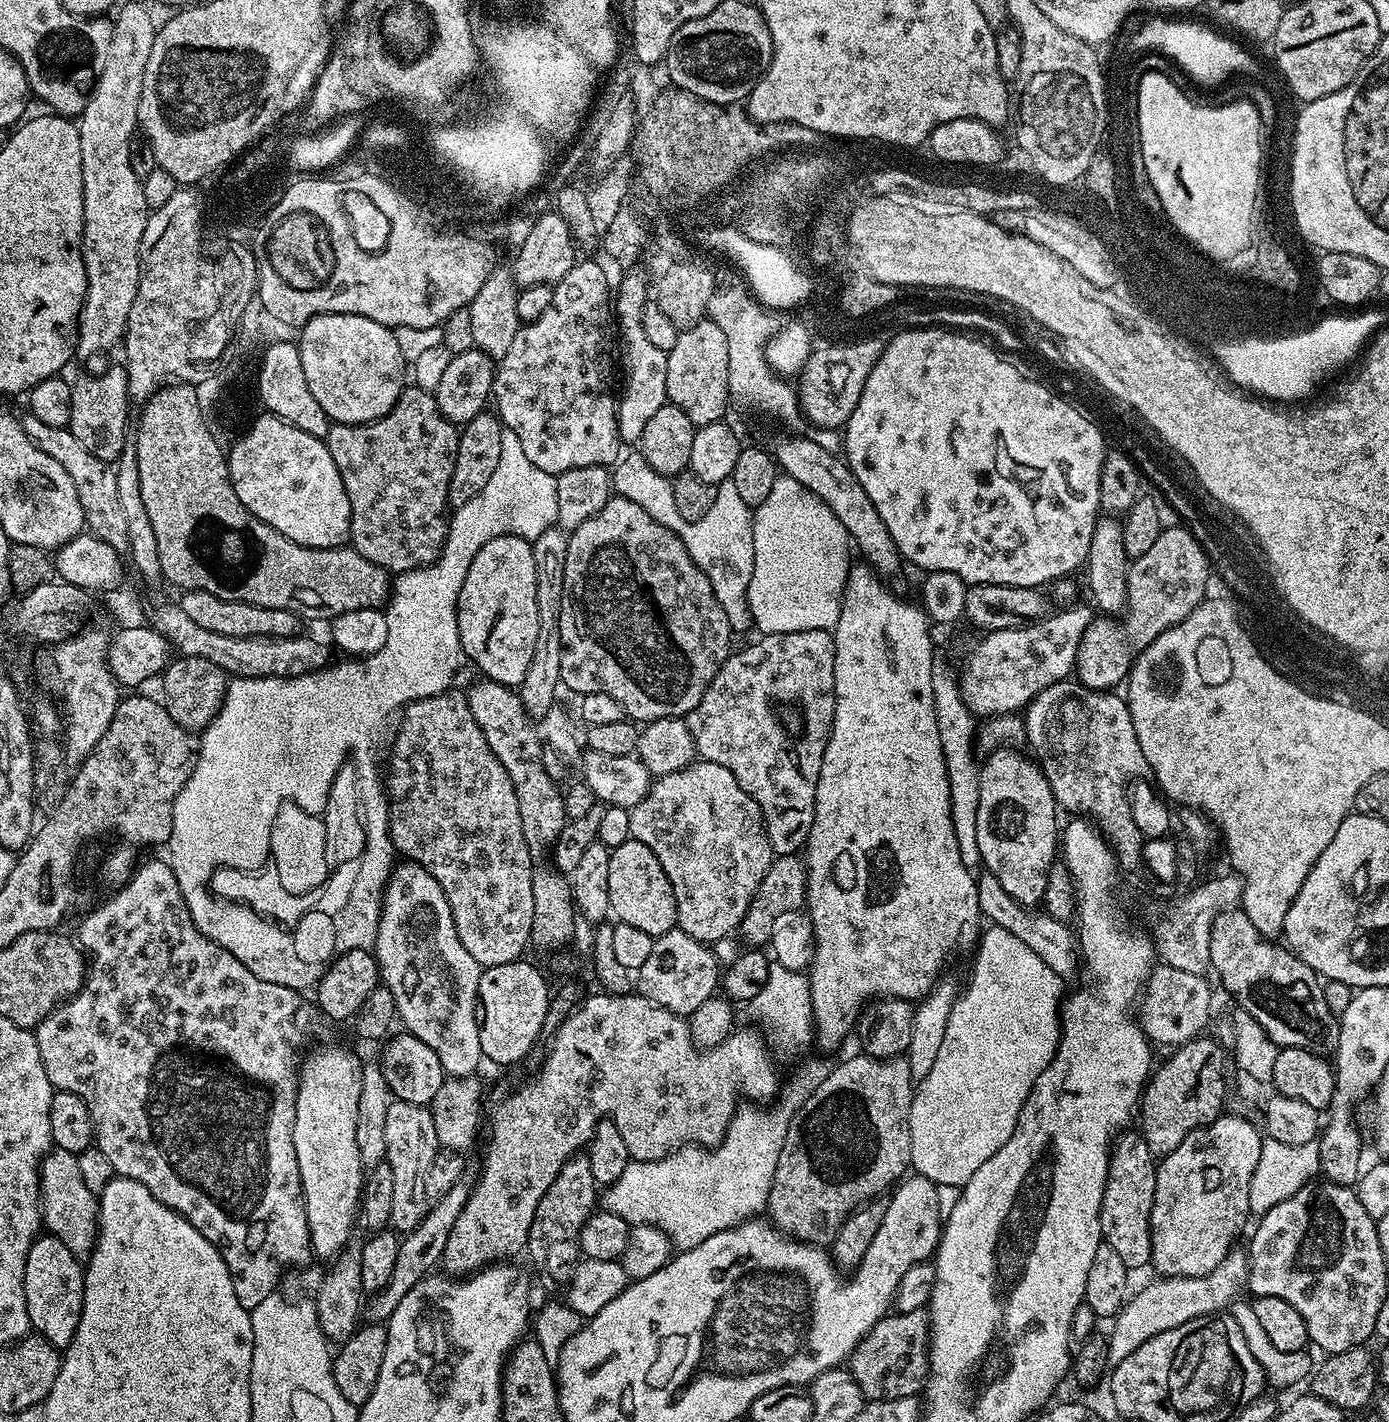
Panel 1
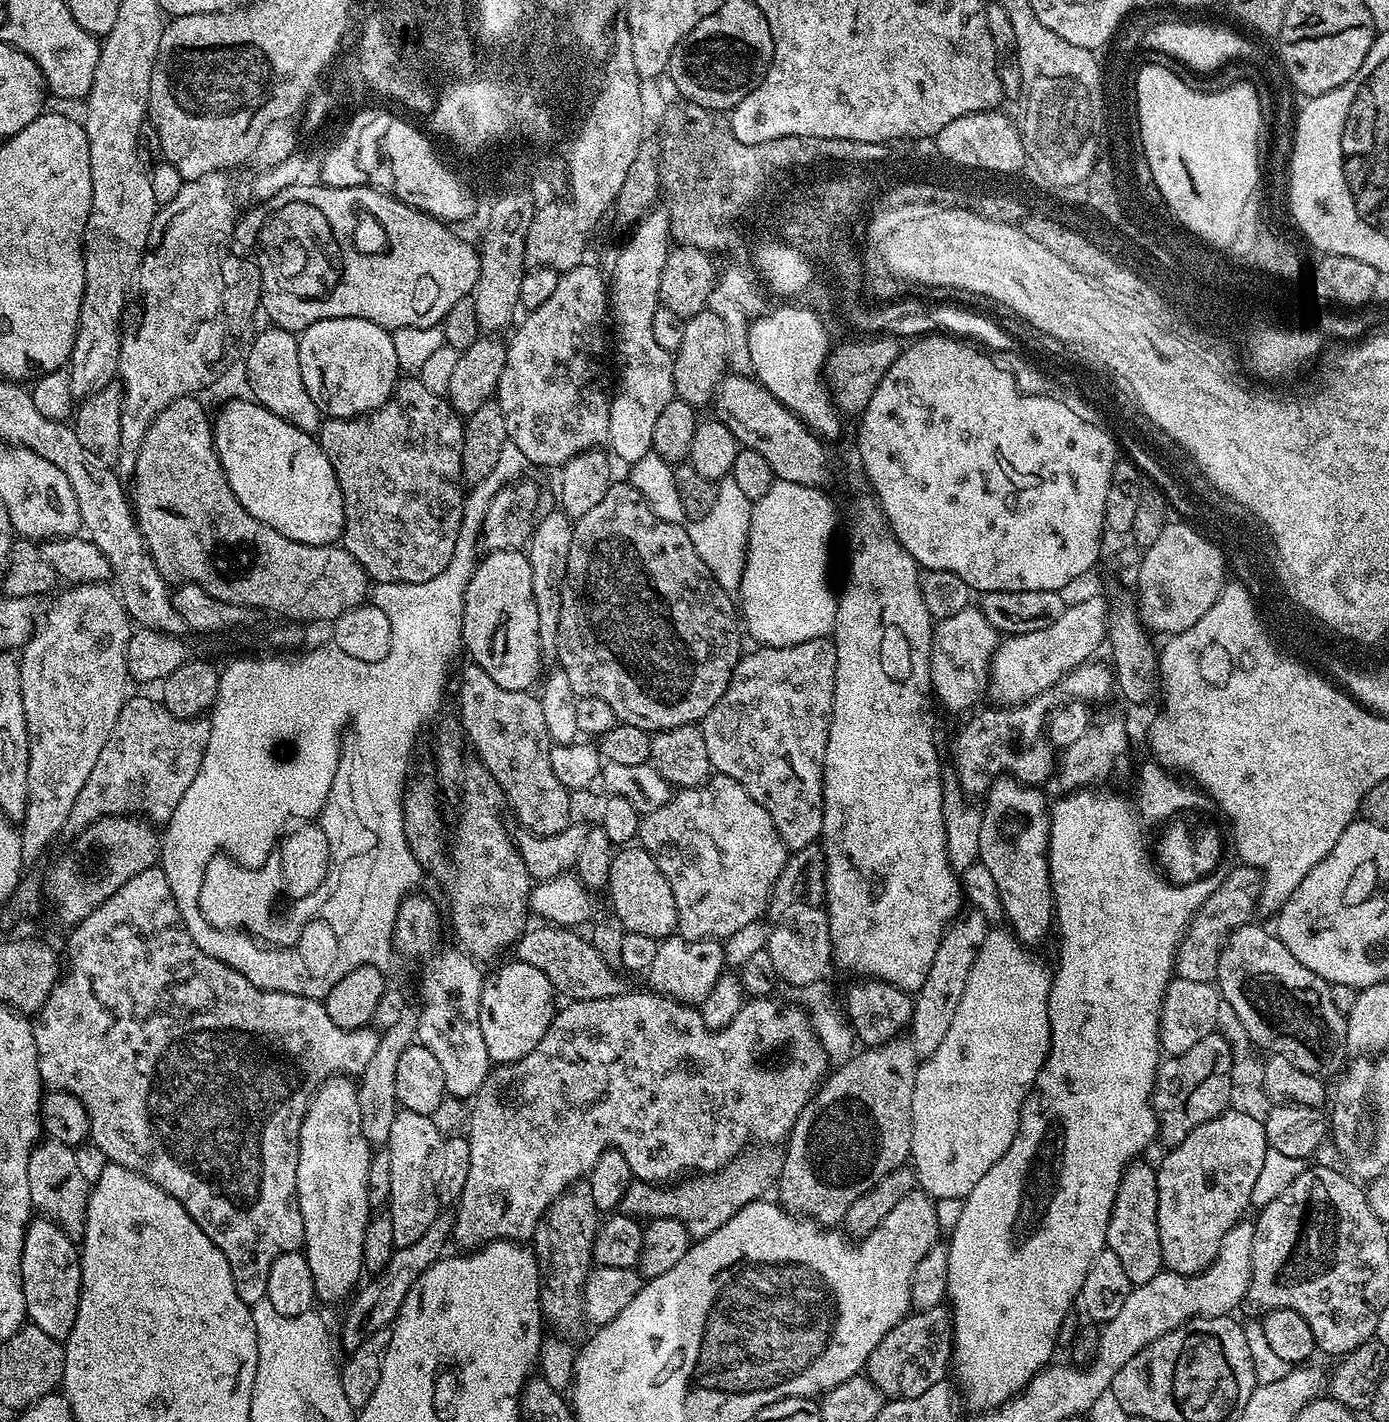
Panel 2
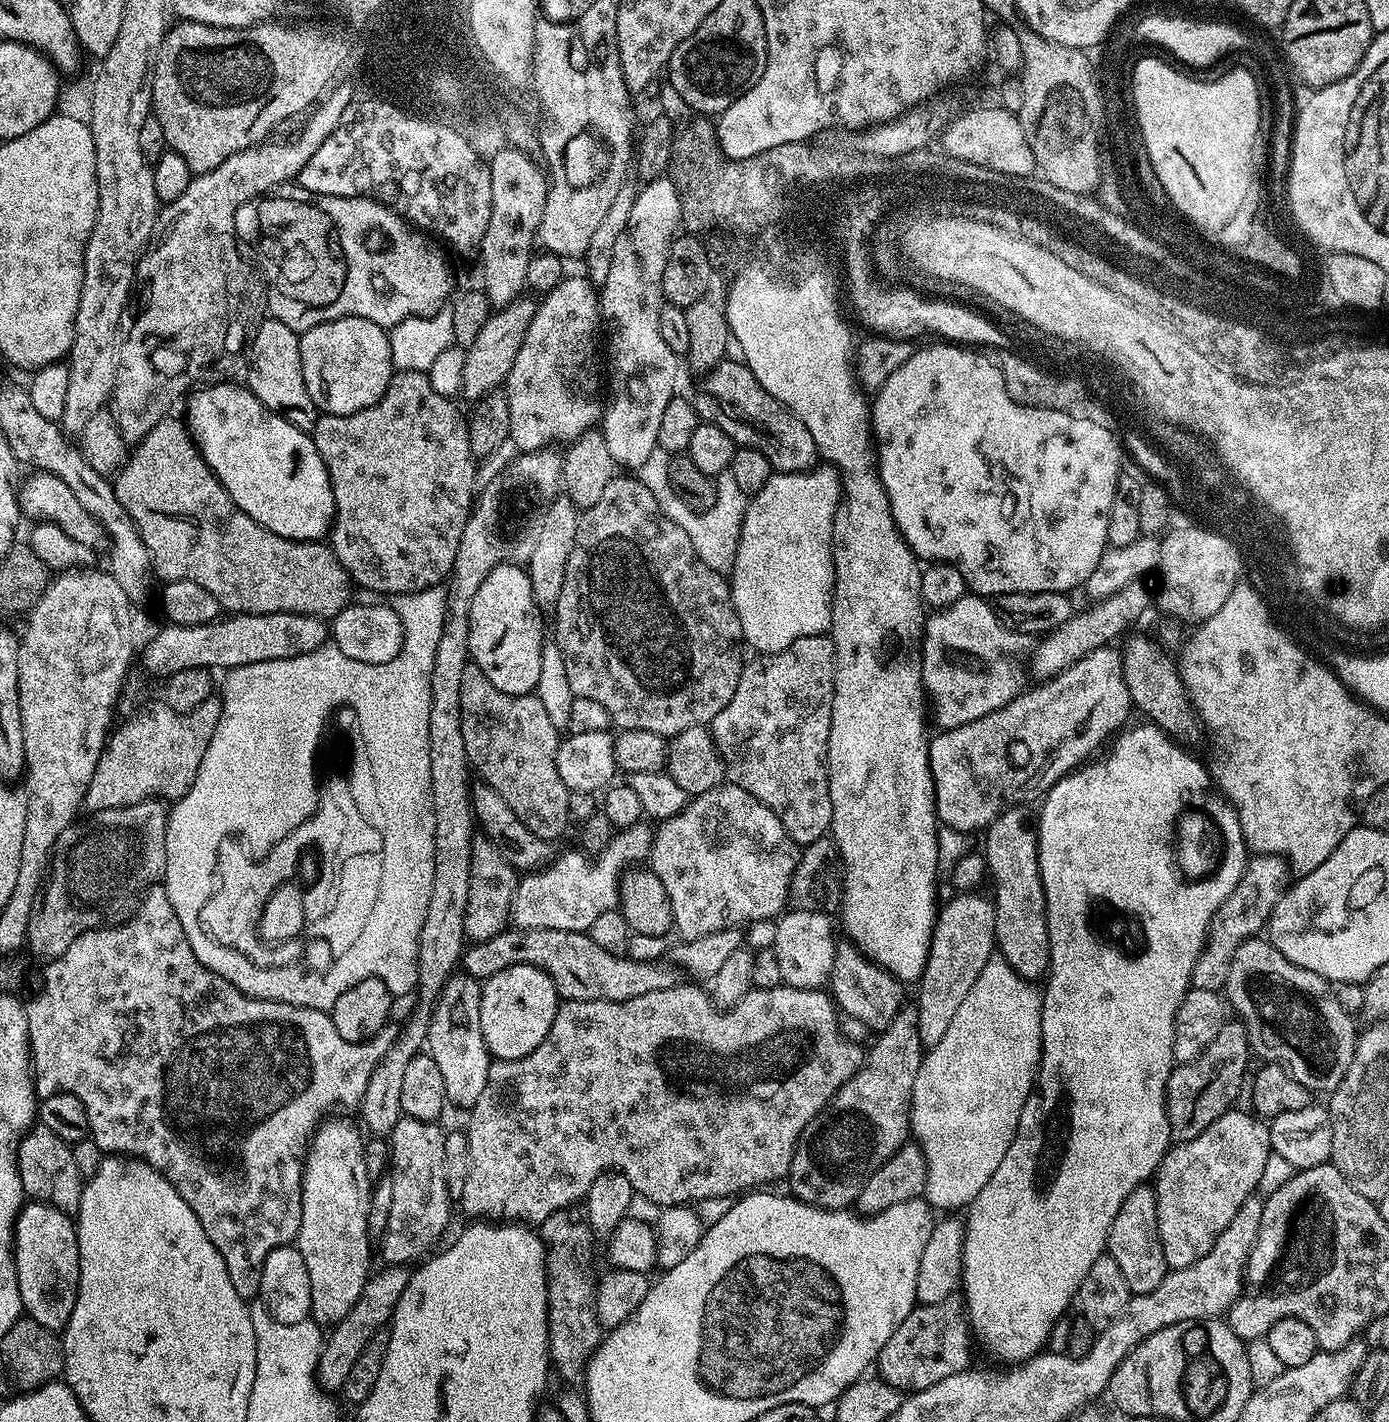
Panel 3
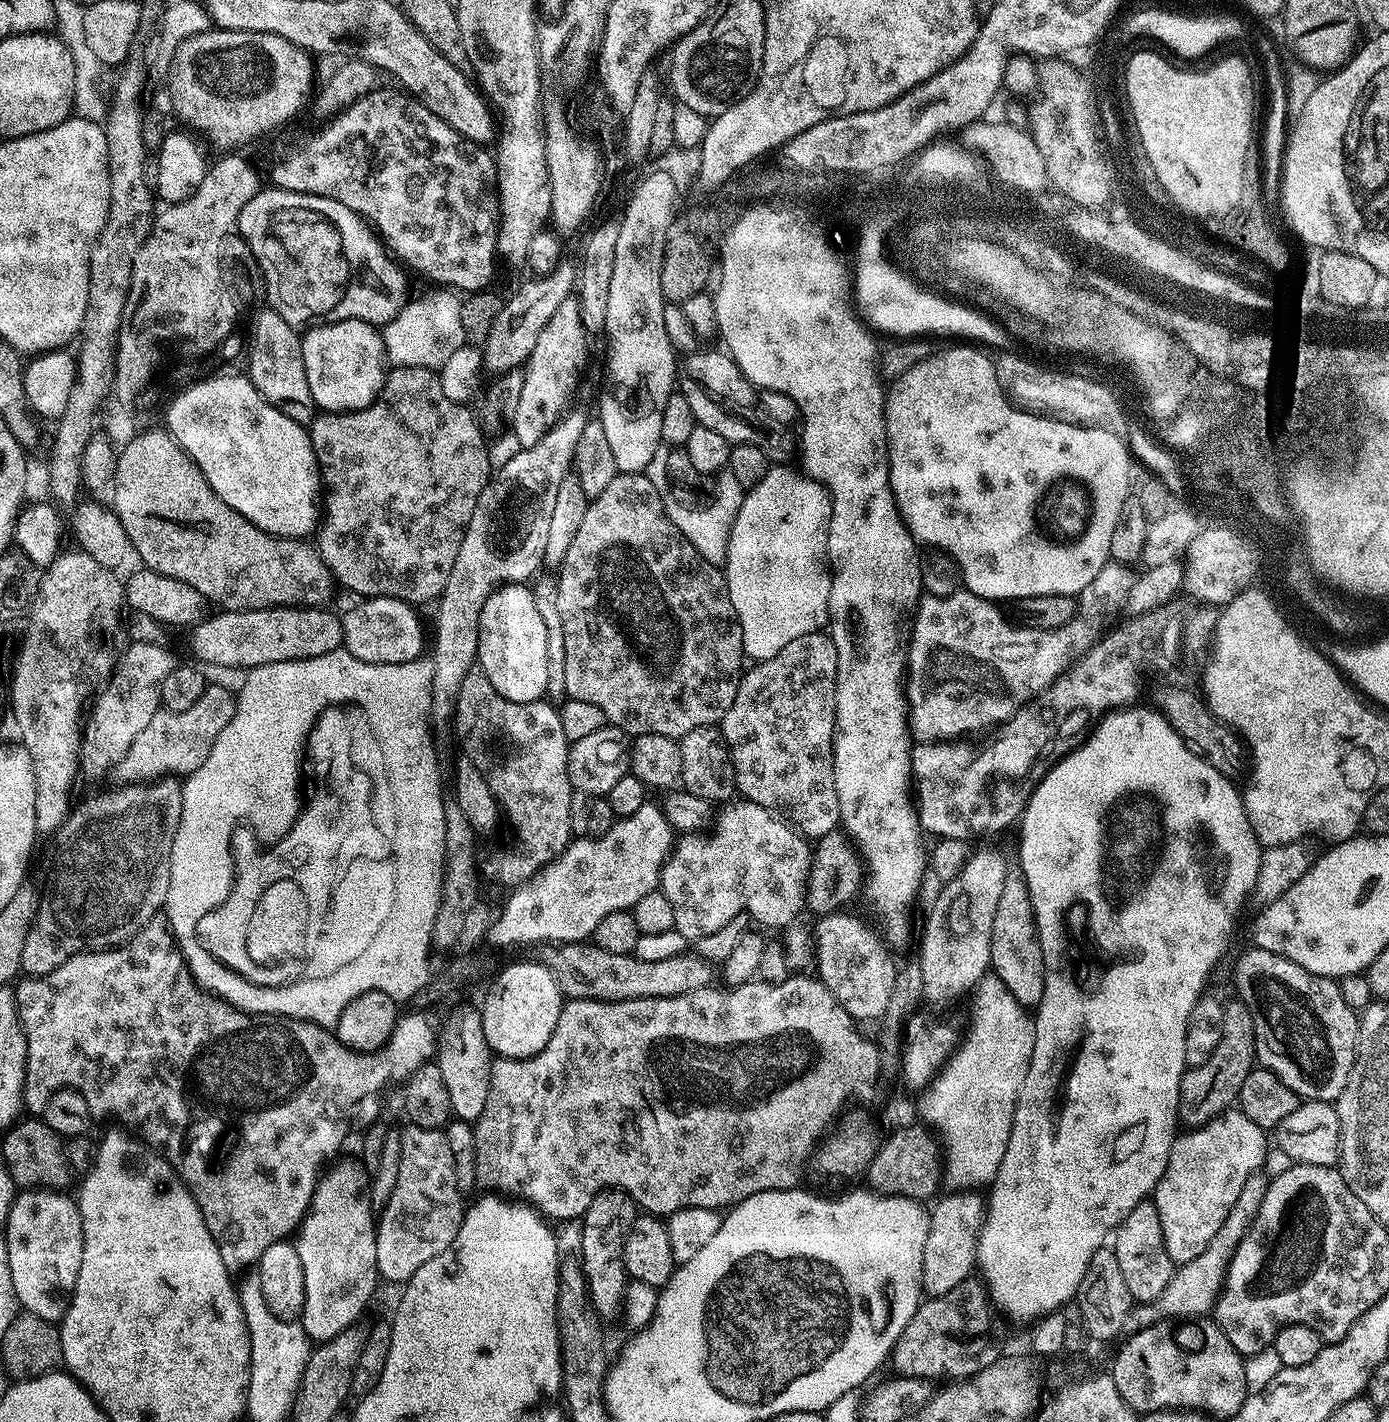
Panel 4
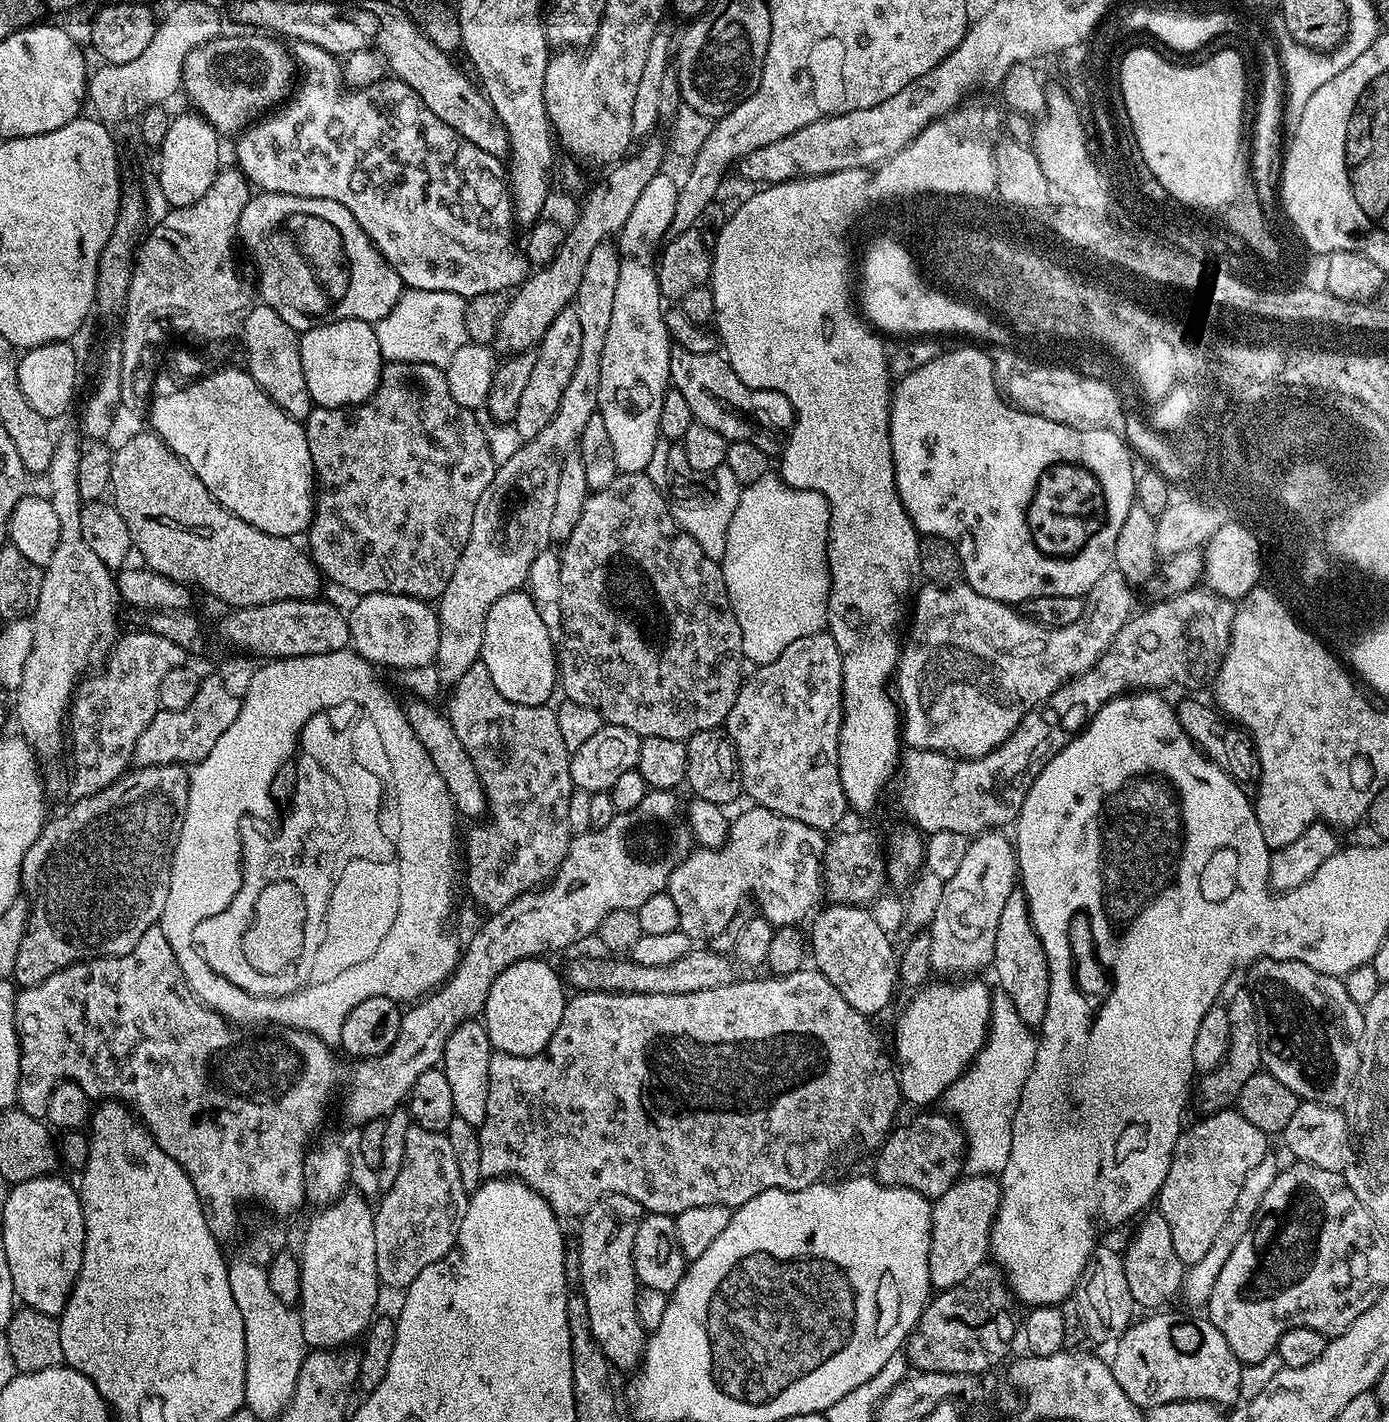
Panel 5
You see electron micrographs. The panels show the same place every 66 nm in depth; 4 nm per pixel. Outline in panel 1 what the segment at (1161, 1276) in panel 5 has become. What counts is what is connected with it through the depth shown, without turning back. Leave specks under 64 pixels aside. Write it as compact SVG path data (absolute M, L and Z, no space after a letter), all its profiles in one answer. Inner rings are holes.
M1124 1130L1115 1137L1110 1149L1108 1181L1100 1211L1100 1234L1130 1270L1148 1268L1152 1263L1150 1210L1154 1210L1157 1161L1139 1131Z

